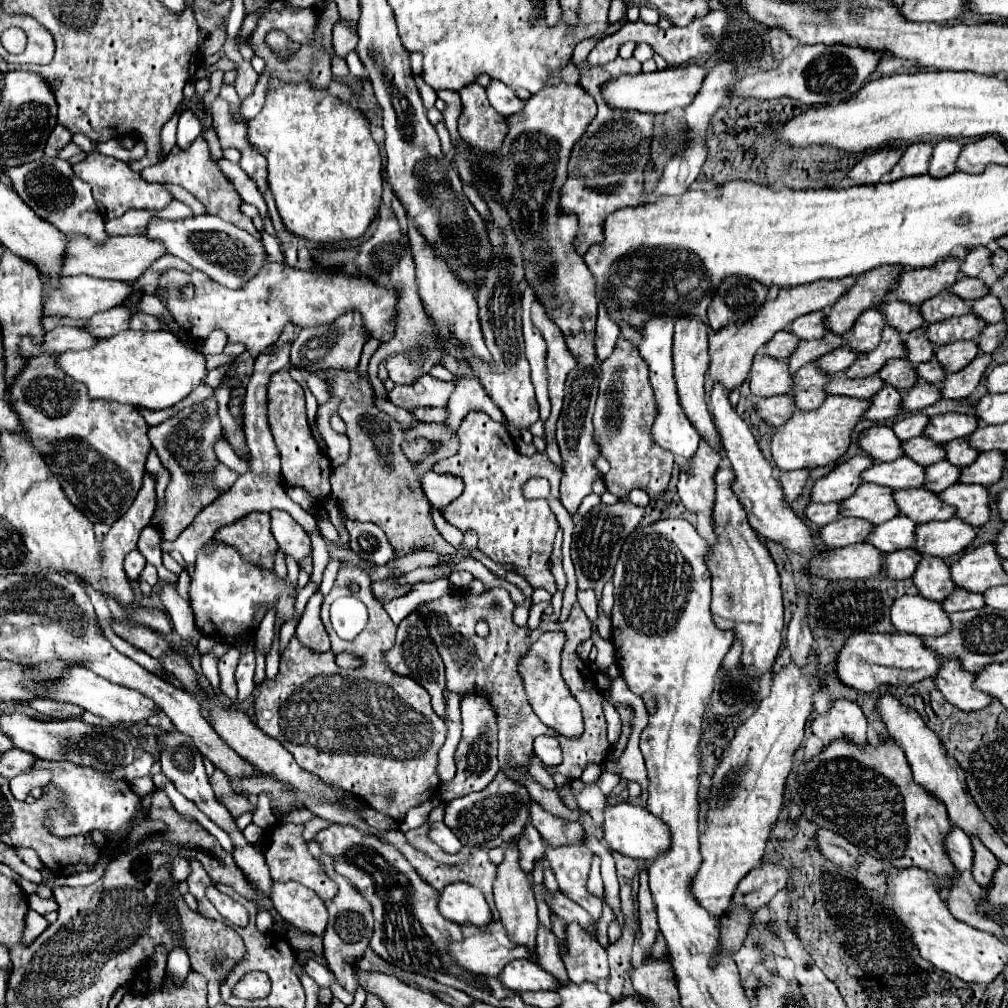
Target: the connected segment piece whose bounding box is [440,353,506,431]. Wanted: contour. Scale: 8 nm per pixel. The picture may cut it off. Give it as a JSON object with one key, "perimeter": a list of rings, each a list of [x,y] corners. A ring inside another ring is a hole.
{"perimeter":[[[444,353],[442,359],[440,359],[440,365],[444,369],[448,369],[458,381],[456,381],[456,389],[450,397],[450,403],[448,403],[448,411],[450,411],[450,417],[446,421],[448,427],[452,427],[452,431],[456,431],[456,427],[460,425],[460,421],[464,419],[466,413],[470,411],[484,411],[488,413],[494,421],[506,421],[506,417],[502,415],[502,411],[492,403],[492,399],[486,395],[484,387],[478,383],[476,377],[468,377],[458,361],[450,355],[450,353]]]}

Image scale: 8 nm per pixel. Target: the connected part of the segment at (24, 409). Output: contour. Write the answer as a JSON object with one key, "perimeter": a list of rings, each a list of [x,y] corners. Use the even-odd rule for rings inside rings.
{"perimeter":[[[50,353],[30,359],[8,393],[22,427],[34,439],[68,499],[92,523],[112,525],[118,521],[142,487],[150,451],[148,425],[138,409],[114,401],[88,399],[84,383],[68,377]]]}

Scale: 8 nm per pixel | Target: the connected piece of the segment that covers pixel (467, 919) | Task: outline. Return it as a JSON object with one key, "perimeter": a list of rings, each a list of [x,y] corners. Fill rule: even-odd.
{"perimeter":[[[470,883],[446,885],[440,893],[438,907],[446,919],[458,925],[486,927],[492,921],[490,907],[482,891]]]}

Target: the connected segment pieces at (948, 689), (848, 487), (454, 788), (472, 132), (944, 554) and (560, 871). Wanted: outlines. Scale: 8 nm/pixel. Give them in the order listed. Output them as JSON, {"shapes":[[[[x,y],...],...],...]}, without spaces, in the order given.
{"shapes":[[[[944,659],[932,679],[942,697],[962,711],[978,711],[990,703],[990,695],[982,695],[972,687],[974,675],[962,671],[954,659]]],[[[860,455],[838,463],[828,475],[814,481],[812,491],[810,491],[810,501],[812,503],[832,503],[832,501],[838,503],[838,499],[852,495],[862,483],[860,473],[870,465],[874,465],[874,461],[870,457],[860,457]]],[[[476,691],[470,693],[468,697],[462,697],[462,727],[464,729],[462,729],[460,745],[454,755],[458,771],[452,781],[440,785],[440,799],[444,803],[456,797],[464,797],[474,791],[482,791],[500,771],[498,767],[498,719],[494,713],[496,709],[492,709],[492,705]]],[[[470,83],[458,93],[462,97],[462,113],[458,117],[460,139],[482,155],[494,155],[508,133],[506,117],[490,107],[486,89],[478,83]]],[[[950,517],[946,521],[930,521],[918,525],[914,531],[914,549],[922,555],[948,559],[962,553],[976,537],[976,529]]],[[[562,845],[546,851],[546,859],[550,861],[550,869],[556,875],[560,891],[584,907],[596,921],[602,913],[602,899],[588,893],[586,879],[590,871],[592,851],[578,845]]]]}

